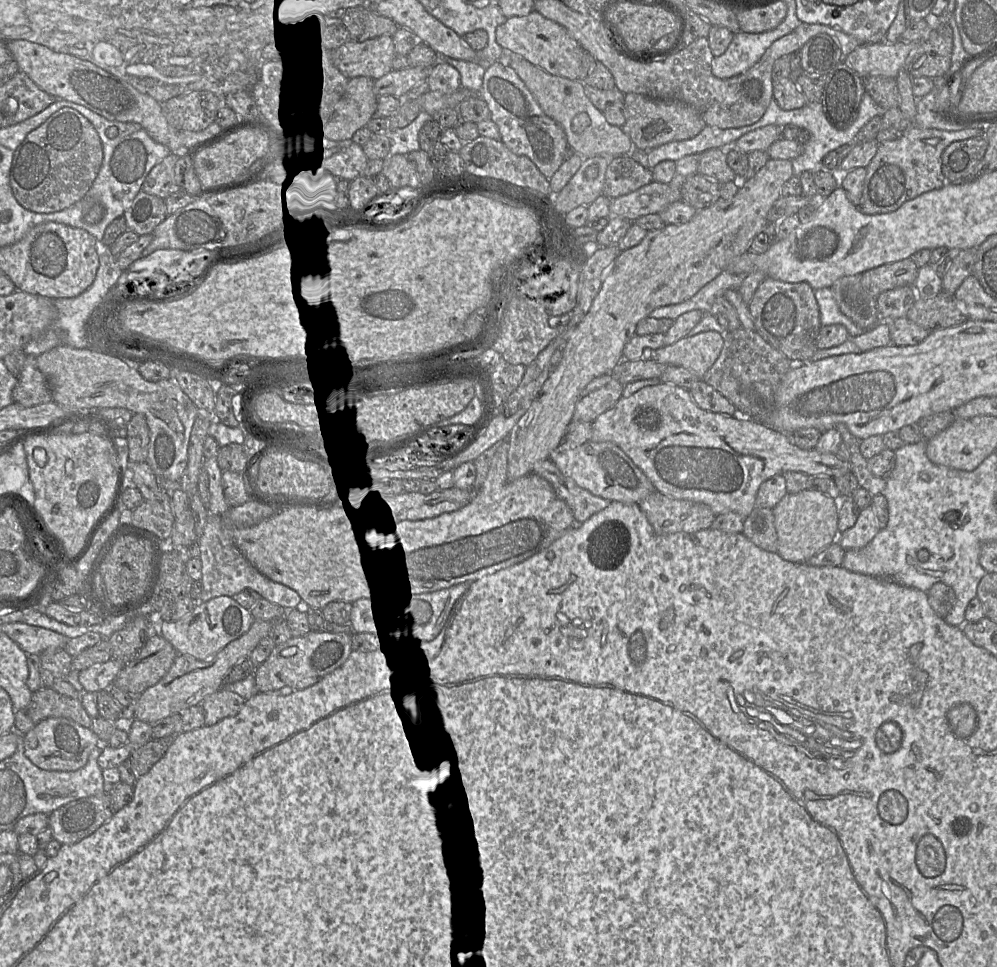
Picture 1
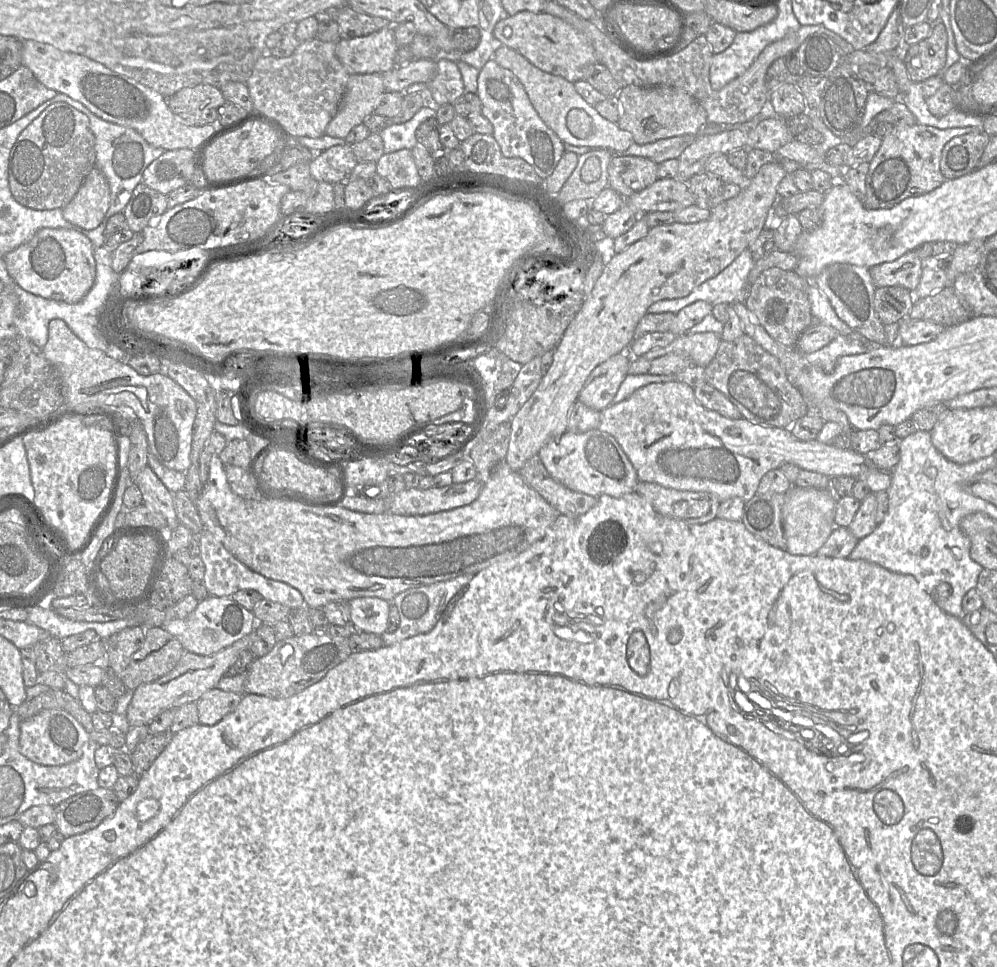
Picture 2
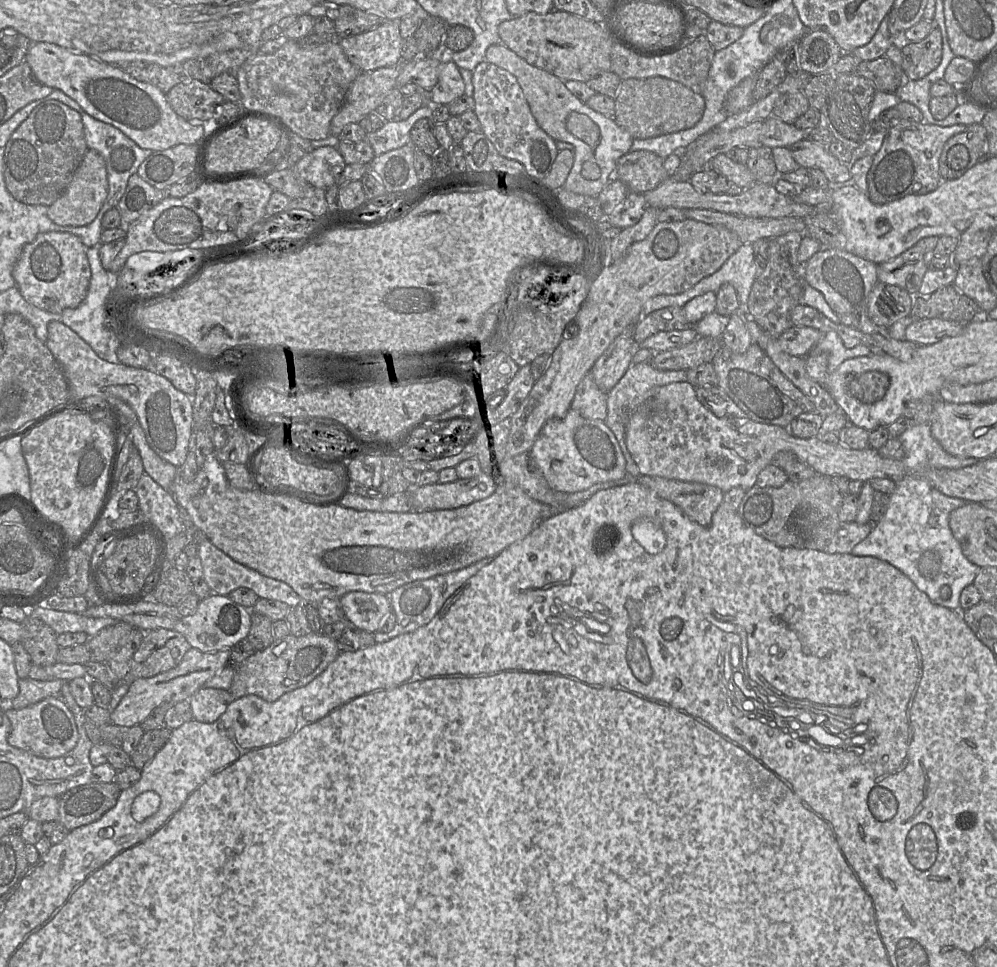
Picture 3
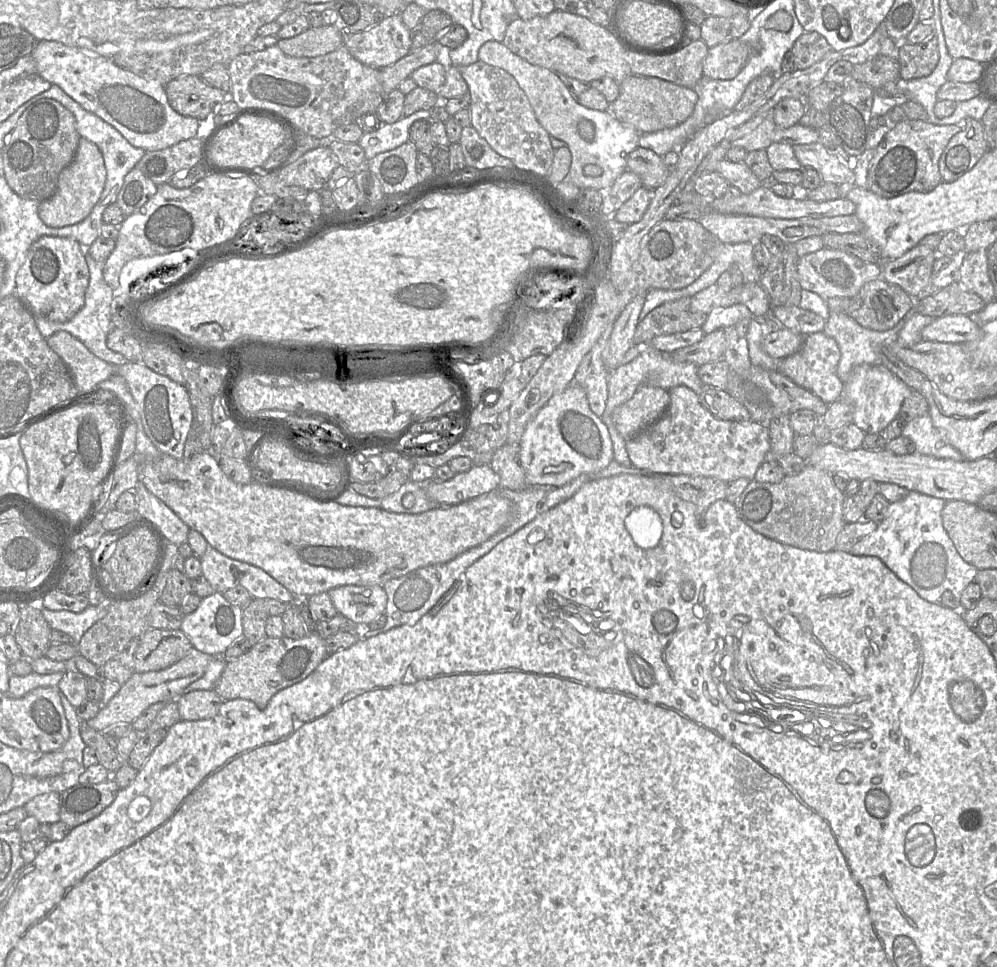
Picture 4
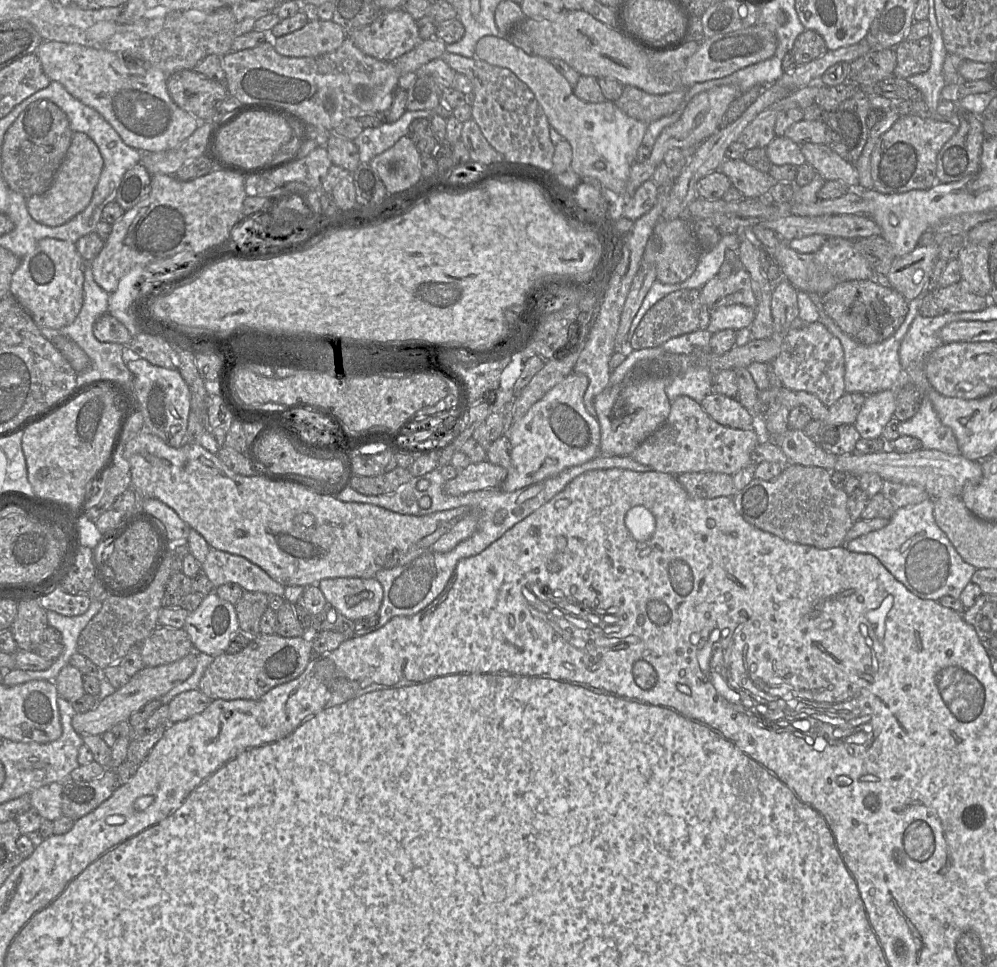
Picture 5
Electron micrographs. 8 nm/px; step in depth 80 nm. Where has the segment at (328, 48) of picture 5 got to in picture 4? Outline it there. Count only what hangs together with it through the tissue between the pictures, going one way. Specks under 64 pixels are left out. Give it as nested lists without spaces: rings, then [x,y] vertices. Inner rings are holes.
[[[334,25],[309,27],[301,34],[281,39],[277,46],[291,57],[318,57],[331,53],[342,46],[344,40]]]

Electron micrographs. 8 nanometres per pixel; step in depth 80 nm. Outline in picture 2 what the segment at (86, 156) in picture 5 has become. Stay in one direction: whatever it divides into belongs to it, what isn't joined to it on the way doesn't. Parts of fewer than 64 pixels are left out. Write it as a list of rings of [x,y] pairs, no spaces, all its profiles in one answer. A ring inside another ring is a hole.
[[[94,167],[73,199],[62,208],[63,217],[85,230],[98,227],[110,206],[110,187],[104,174]]]

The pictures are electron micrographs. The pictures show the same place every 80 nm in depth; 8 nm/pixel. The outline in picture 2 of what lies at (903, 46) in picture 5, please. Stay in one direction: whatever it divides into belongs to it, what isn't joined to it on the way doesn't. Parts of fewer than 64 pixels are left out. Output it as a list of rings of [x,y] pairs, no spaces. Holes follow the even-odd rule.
[[[940,18],[930,35],[909,47],[905,47],[904,64],[912,82],[922,83],[936,76],[943,69],[947,54],[947,32]]]

